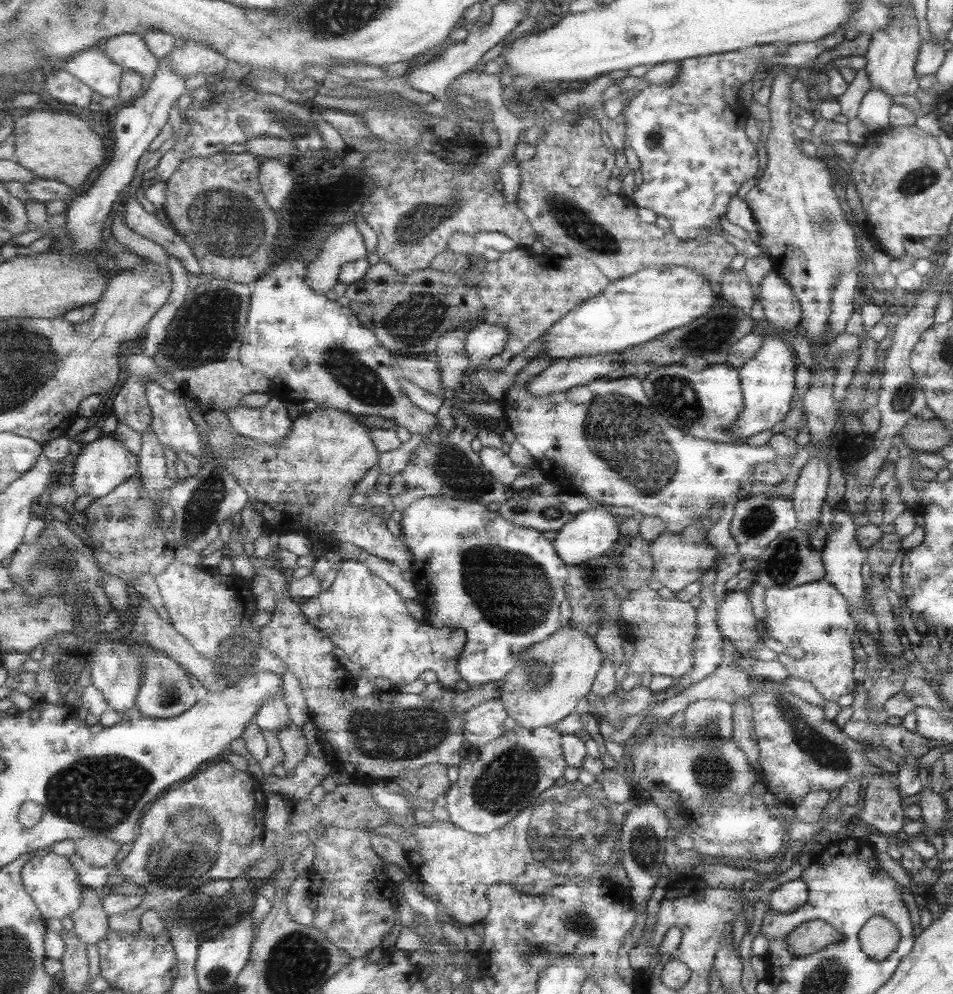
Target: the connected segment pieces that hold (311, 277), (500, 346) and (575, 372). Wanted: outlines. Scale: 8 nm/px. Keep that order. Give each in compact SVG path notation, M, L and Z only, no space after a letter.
M355 221L341 224L325 241L320 253L313 256L304 278L316 292L327 294L340 284L344 264L368 259L369 252L360 226Z
M483 322L468 333L466 346L471 369L482 367L493 356L498 356L508 343L508 330L498 324Z
M598 353L556 359L544 371L530 378L528 392L530 396L546 396L584 385L610 372L620 372L621 358L618 354L620 353Z

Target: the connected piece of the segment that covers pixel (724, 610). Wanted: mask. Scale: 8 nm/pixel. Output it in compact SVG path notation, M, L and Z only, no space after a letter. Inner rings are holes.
M748 591L726 593L720 613L717 614L717 625L723 636L736 645L734 653L756 661L748 655L748 650L761 646L762 636L759 636L758 620L752 613L748 597Z

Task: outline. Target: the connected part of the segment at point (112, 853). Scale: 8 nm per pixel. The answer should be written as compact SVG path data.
M98 835L94 838L82 838L76 842L76 852L80 853L85 861L98 867L110 867L115 862L118 852L120 852L121 844L113 838Z

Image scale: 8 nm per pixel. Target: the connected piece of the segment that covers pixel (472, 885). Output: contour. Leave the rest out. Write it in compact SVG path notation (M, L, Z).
M532 808L521 811L508 825L504 825L496 831L487 835L477 835L459 828L446 817L439 820L434 819L432 824L412 824L409 830L402 826L389 825L376 831L386 836L395 838L405 846L407 855L412 864L411 871L415 871L426 885L430 886L434 893L439 896L440 901L447 907L447 912L462 923L463 926L474 926L482 924L486 916L490 914L490 904L487 898L487 890L492 885L512 885L512 888L529 896L545 895L552 888L568 883L566 876L556 876L550 868L546 868L542 862L532 858L532 848L528 844L528 824L532 818Z

